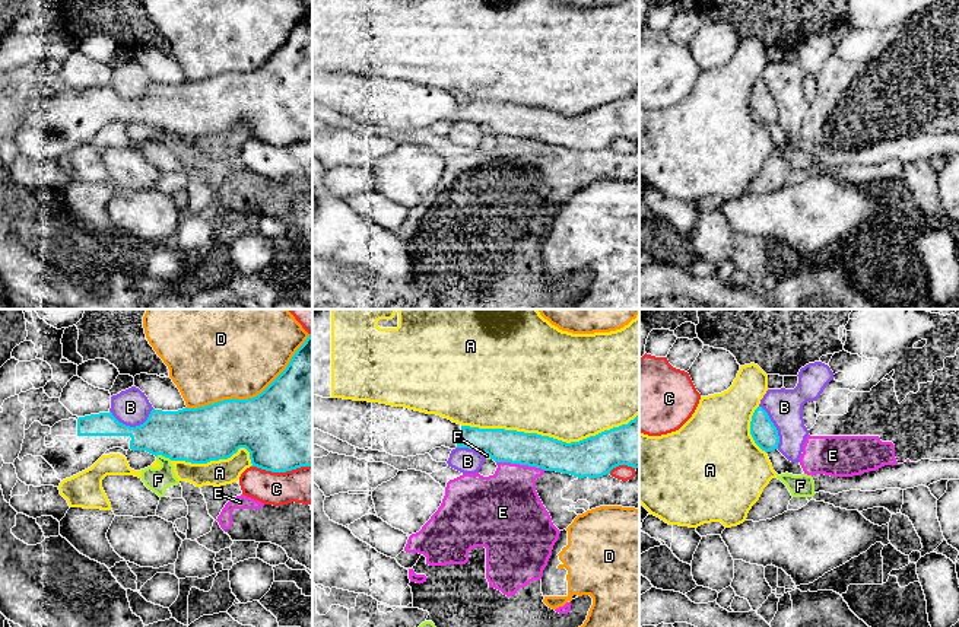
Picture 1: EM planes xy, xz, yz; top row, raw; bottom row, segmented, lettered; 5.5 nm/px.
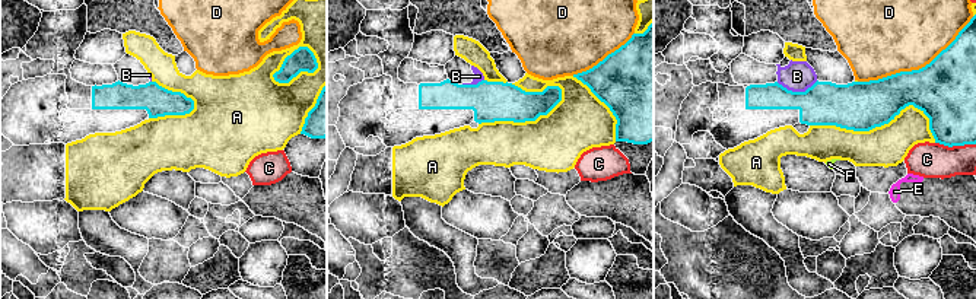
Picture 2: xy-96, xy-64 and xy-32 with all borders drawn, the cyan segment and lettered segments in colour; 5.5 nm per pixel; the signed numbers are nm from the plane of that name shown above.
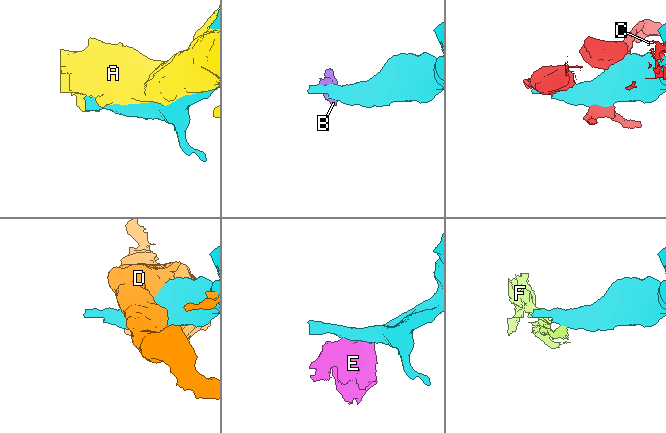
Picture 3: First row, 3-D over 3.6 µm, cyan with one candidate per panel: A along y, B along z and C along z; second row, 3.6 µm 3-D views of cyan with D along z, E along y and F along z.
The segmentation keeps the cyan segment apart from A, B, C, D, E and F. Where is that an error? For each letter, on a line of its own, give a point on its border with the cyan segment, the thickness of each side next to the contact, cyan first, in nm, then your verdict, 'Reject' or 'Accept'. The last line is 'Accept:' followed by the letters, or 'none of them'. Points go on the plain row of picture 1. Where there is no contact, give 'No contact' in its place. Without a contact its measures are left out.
A: Touches cyan at xz (549, 111). Thickness 220 nm (cyan) against 480 nm. Reject
B: Touches cyan at xy (132, 101). Thickness 260 nm (cyan) against 200 nm. Reject
C: Touches cyan at xy (282, 145). Thickness 460 nm (cyan) against 200 nm. Reject
D: Touches cyan at xy (251, 72). Thickness 460 nm (cyan) against 400 nm. Reject
E: Touches cyan at xz (521, 137). Thickness 180 nm (cyan) against 380 nm. Reject
F: Touches cyan at xy (164, 129). Thickness 300 nm (cyan) against 140 nm. Reject
Accept: none of them

